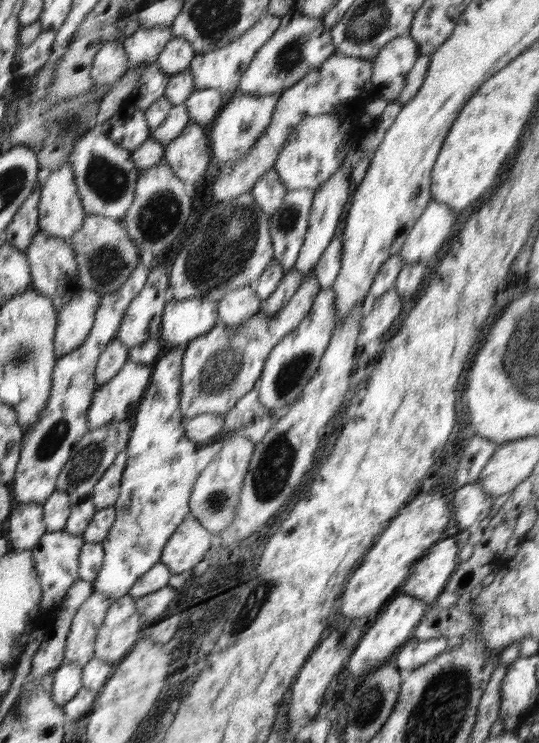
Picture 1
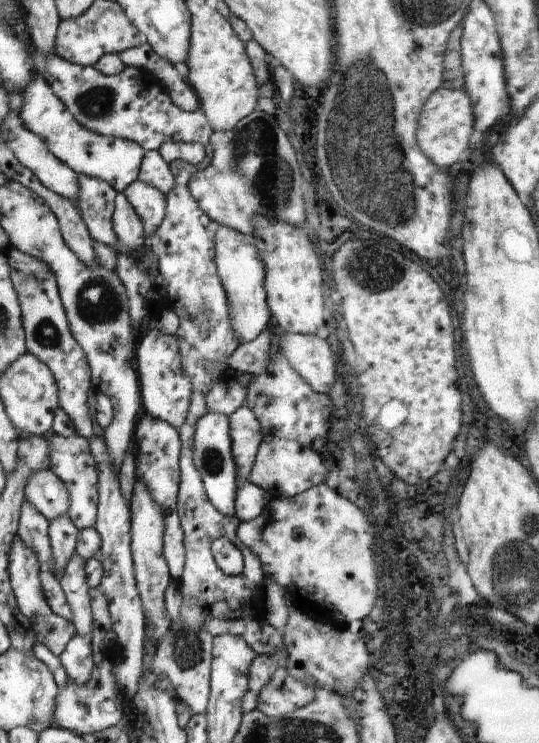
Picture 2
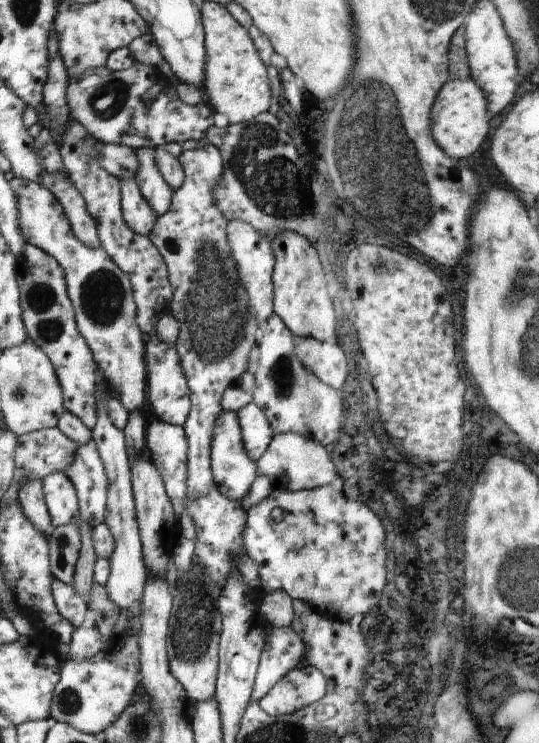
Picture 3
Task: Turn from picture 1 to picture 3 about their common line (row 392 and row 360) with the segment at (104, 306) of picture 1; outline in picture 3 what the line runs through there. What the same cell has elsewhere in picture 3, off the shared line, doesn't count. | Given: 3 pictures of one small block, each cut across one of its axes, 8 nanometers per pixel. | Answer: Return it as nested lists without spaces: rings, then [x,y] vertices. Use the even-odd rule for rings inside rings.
[[[24,243],[23,253],[17,259],[15,268],[26,334],[54,365],[63,390],[65,410],[77,416],[86,428],[92,430],[97,423],[94,392],[97,388],[98,368],[84,337],[78,330],[73,306],[68,298],[63,268],[54,257],[28,243]]]

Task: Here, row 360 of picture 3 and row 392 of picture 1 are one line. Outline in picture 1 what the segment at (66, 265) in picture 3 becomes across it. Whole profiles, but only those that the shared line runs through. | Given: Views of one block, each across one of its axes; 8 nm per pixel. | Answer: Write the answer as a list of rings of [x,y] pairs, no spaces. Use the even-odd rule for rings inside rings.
[[[128,360],[114,375],[112,380],[108,380],[106,384],[98,386],[93,394],[90,408],[87,410],[87,424],[89,430],[100,428],[112,421],[123,421],[128,419],[136,412],[144,393],[147,391],[153,368],[150,365],[142,365]]]

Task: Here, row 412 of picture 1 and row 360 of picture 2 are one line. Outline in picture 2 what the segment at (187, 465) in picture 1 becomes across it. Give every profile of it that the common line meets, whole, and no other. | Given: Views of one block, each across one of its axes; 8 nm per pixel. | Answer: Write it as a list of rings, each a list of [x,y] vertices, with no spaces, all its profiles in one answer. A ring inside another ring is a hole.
[[[152,325],[142,340],[138,341],[134,351],[138,364],[141,403],[146,414],[166,421],[175,429],[180,428],[186,422],[189,411],[192,383],[183,371],[175,335],[166,335]]]

